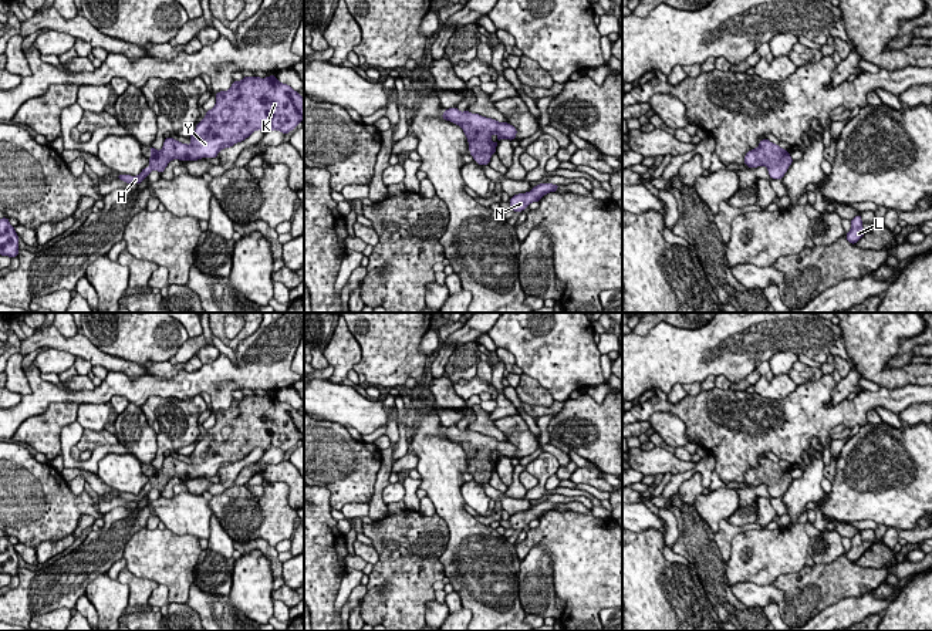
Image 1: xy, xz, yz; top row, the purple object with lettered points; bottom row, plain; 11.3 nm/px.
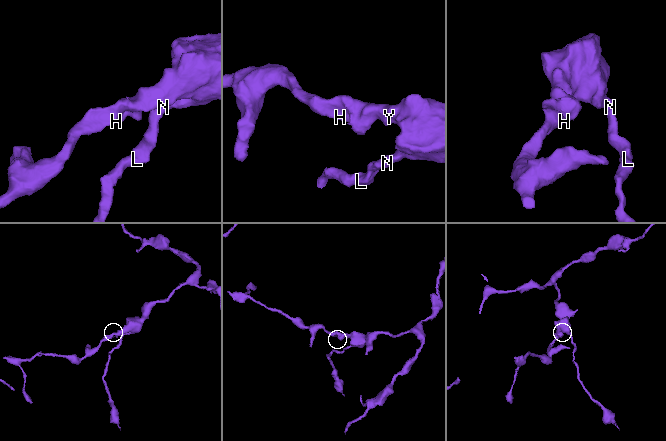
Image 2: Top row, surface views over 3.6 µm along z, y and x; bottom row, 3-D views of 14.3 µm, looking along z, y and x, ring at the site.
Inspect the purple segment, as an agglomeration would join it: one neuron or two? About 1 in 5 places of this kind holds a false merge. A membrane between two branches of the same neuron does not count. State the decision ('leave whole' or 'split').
leave whole

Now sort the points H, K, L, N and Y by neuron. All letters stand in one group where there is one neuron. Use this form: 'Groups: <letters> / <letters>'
Groups: H K L N Y

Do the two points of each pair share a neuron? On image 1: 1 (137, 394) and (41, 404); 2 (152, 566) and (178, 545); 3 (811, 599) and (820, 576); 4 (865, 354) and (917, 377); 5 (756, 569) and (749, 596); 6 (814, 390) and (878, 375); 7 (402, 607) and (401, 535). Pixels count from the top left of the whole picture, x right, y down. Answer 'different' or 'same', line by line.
1: same
2: same
3: same
4: same
5: different
6: different
7: same

